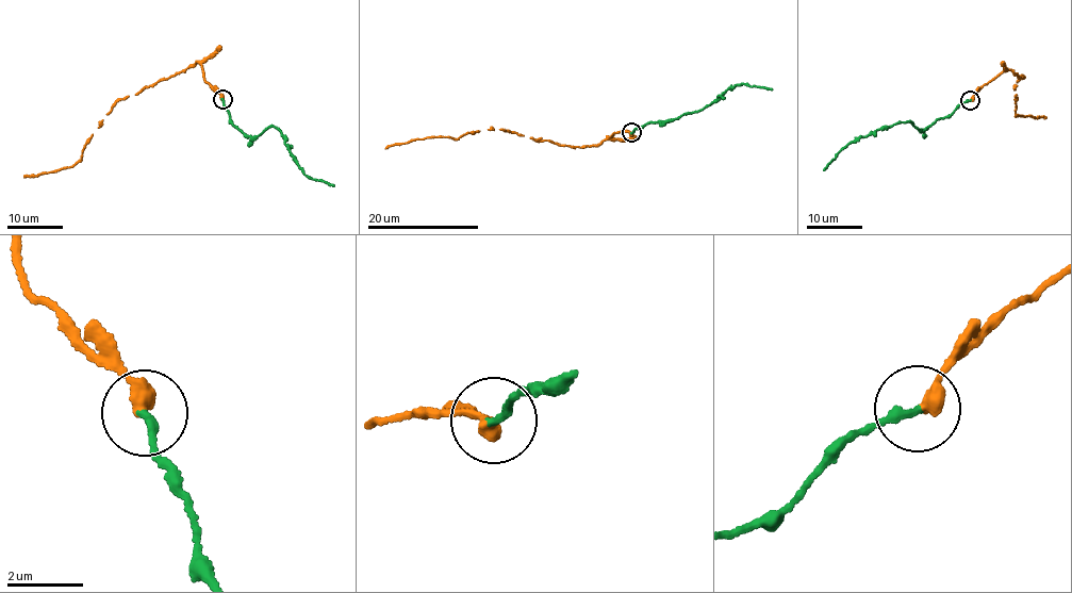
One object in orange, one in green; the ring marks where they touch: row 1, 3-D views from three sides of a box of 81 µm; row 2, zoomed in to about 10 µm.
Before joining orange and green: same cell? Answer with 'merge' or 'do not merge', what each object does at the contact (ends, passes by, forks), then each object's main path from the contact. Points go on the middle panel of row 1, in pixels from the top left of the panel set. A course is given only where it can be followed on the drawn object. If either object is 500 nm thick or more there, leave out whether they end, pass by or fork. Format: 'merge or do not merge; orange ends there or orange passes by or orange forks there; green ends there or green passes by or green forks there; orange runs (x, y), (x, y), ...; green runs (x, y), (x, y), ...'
do not merge; orange ends there; green ends there; orange runs (631, 133), (617, 132), (594, 145), (572, 147), (490, 129), (467, 132), (459, 137), (412, 138), (384, 148); green runs (631, 133), (645, 126), (703, 110), (735, 86), (743, 83), (772, 89)

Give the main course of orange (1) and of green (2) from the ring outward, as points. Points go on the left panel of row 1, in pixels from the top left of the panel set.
1: (221, 98), (207, 82), (197, 62), (115, 103), (84, 146), (81, 161), (23, 177)
2: (221, 98), (233, 125), (246, 135), (256, 137), (276, 127), (304, 175), (334, 185)

